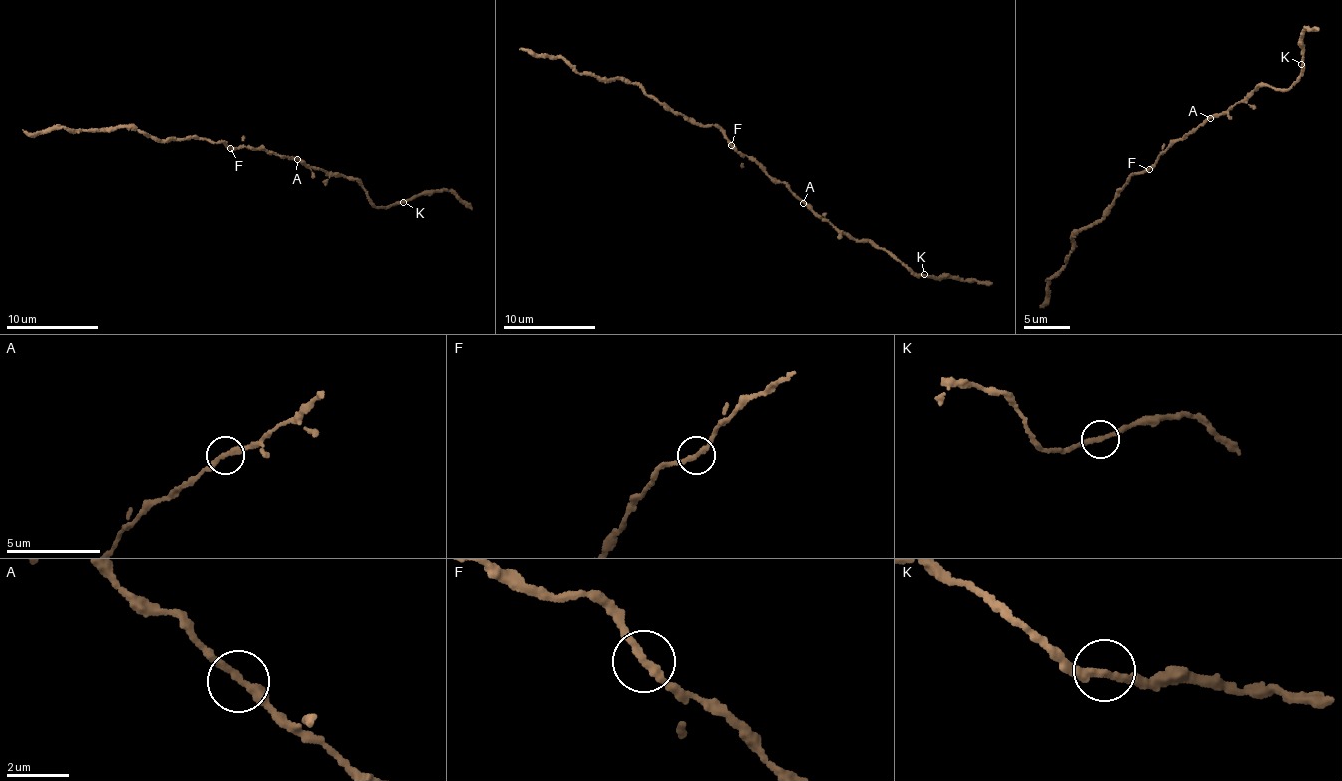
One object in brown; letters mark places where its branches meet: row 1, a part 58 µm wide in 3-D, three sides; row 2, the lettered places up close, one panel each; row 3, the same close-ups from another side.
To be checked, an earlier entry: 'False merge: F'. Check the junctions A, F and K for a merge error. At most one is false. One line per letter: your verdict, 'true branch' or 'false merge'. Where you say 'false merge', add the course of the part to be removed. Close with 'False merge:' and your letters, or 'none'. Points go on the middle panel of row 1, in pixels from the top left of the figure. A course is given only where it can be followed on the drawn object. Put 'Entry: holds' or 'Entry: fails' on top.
Entry: fails
A: true branch
F: true branch
K: true branch
False merge: none

